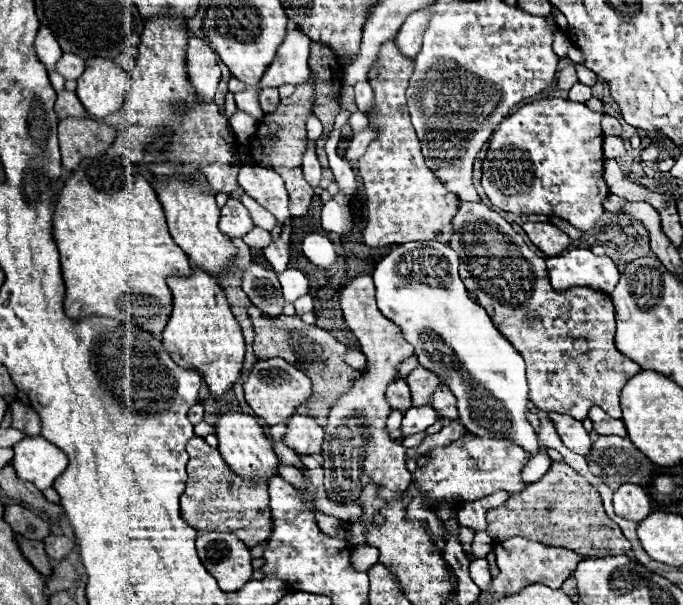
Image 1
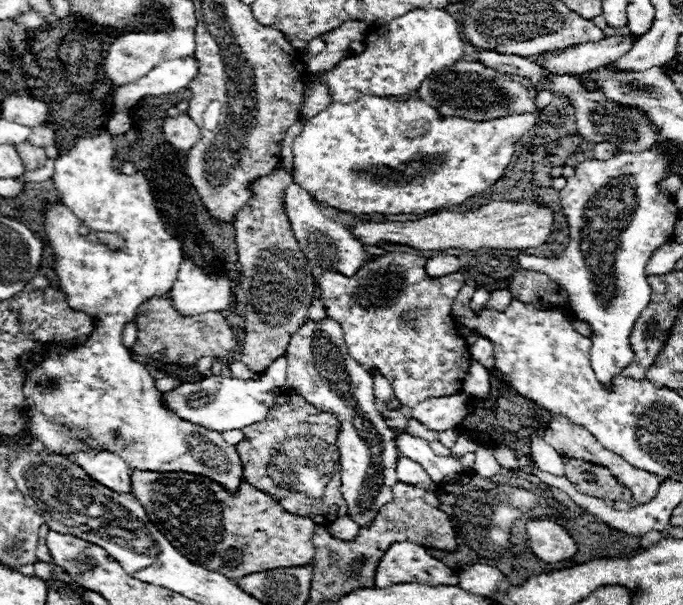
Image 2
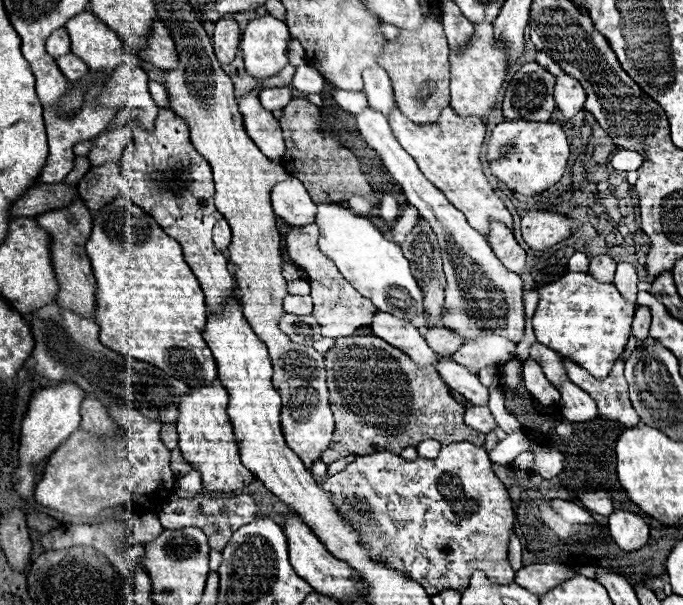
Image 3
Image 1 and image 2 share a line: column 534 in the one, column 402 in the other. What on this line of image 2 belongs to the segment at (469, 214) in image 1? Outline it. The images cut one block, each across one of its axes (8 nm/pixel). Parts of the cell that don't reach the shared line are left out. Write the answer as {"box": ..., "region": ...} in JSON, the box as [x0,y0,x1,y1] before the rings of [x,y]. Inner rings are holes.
{"box":[318,252,472,408],"region":[[[388,252],[384,256],[376,256],[372,264],[366,264],[362,272],[352,278],[346,278],[338,272],[324,272],[318,282],[326,316],[342,326],[350,356],[360,362],[370,374],[378,370],[384,378],[388,378],[394,388],[396,400],[408,408],[428,398],[458,394],[472,360],[468,344],[458,334],[458,326],[450,314],[456,294],[464,286],[466,278],[462,272],[454,272],[442,278],[430,278],[424,272],[424,262],[426,258],[422,256]]]}

